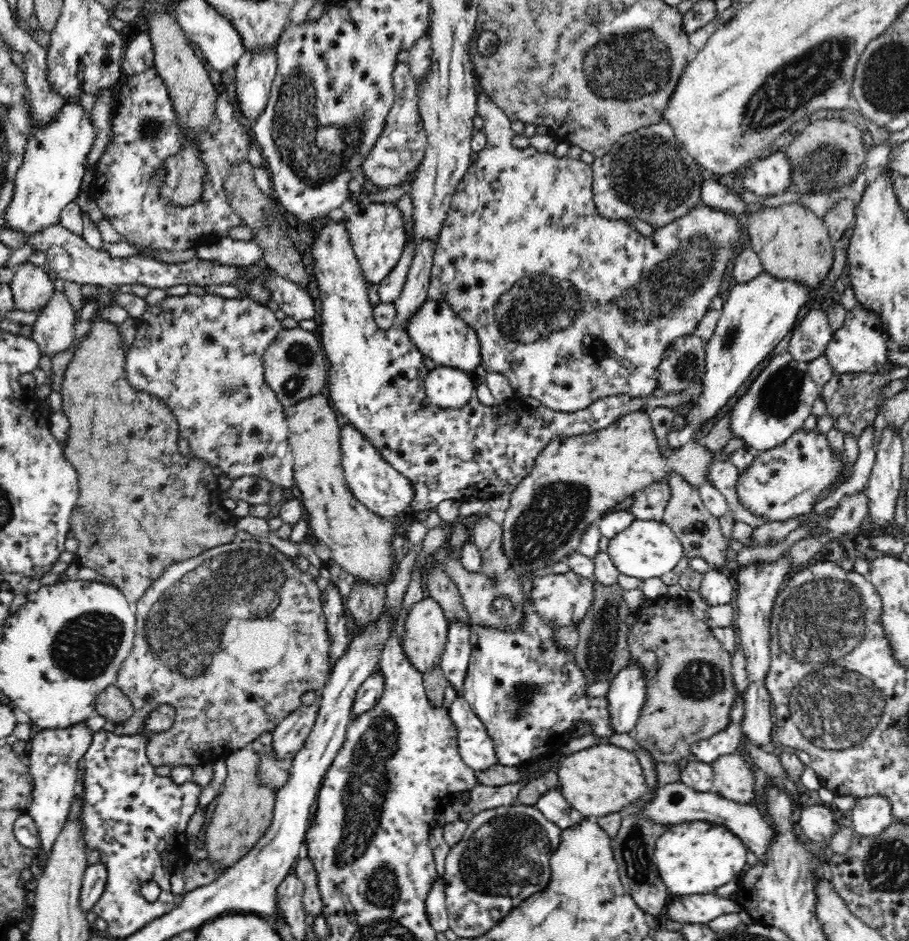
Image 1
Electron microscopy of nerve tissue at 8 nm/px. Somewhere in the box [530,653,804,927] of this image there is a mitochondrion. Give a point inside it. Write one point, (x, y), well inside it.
(699, 679)

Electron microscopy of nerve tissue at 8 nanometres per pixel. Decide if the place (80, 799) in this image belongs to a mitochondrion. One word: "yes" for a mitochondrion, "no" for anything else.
no

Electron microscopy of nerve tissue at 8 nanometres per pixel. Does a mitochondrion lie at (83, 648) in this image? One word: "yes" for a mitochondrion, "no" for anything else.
yes

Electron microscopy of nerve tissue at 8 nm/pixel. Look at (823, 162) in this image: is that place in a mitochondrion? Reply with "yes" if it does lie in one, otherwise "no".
yes

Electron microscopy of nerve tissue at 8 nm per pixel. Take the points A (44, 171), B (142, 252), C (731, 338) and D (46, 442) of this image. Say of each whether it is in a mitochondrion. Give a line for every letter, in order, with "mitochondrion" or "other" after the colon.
A: other
B: other
C: mitochondrion
D: other

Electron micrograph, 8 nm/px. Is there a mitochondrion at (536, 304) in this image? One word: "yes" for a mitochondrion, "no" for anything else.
yes

